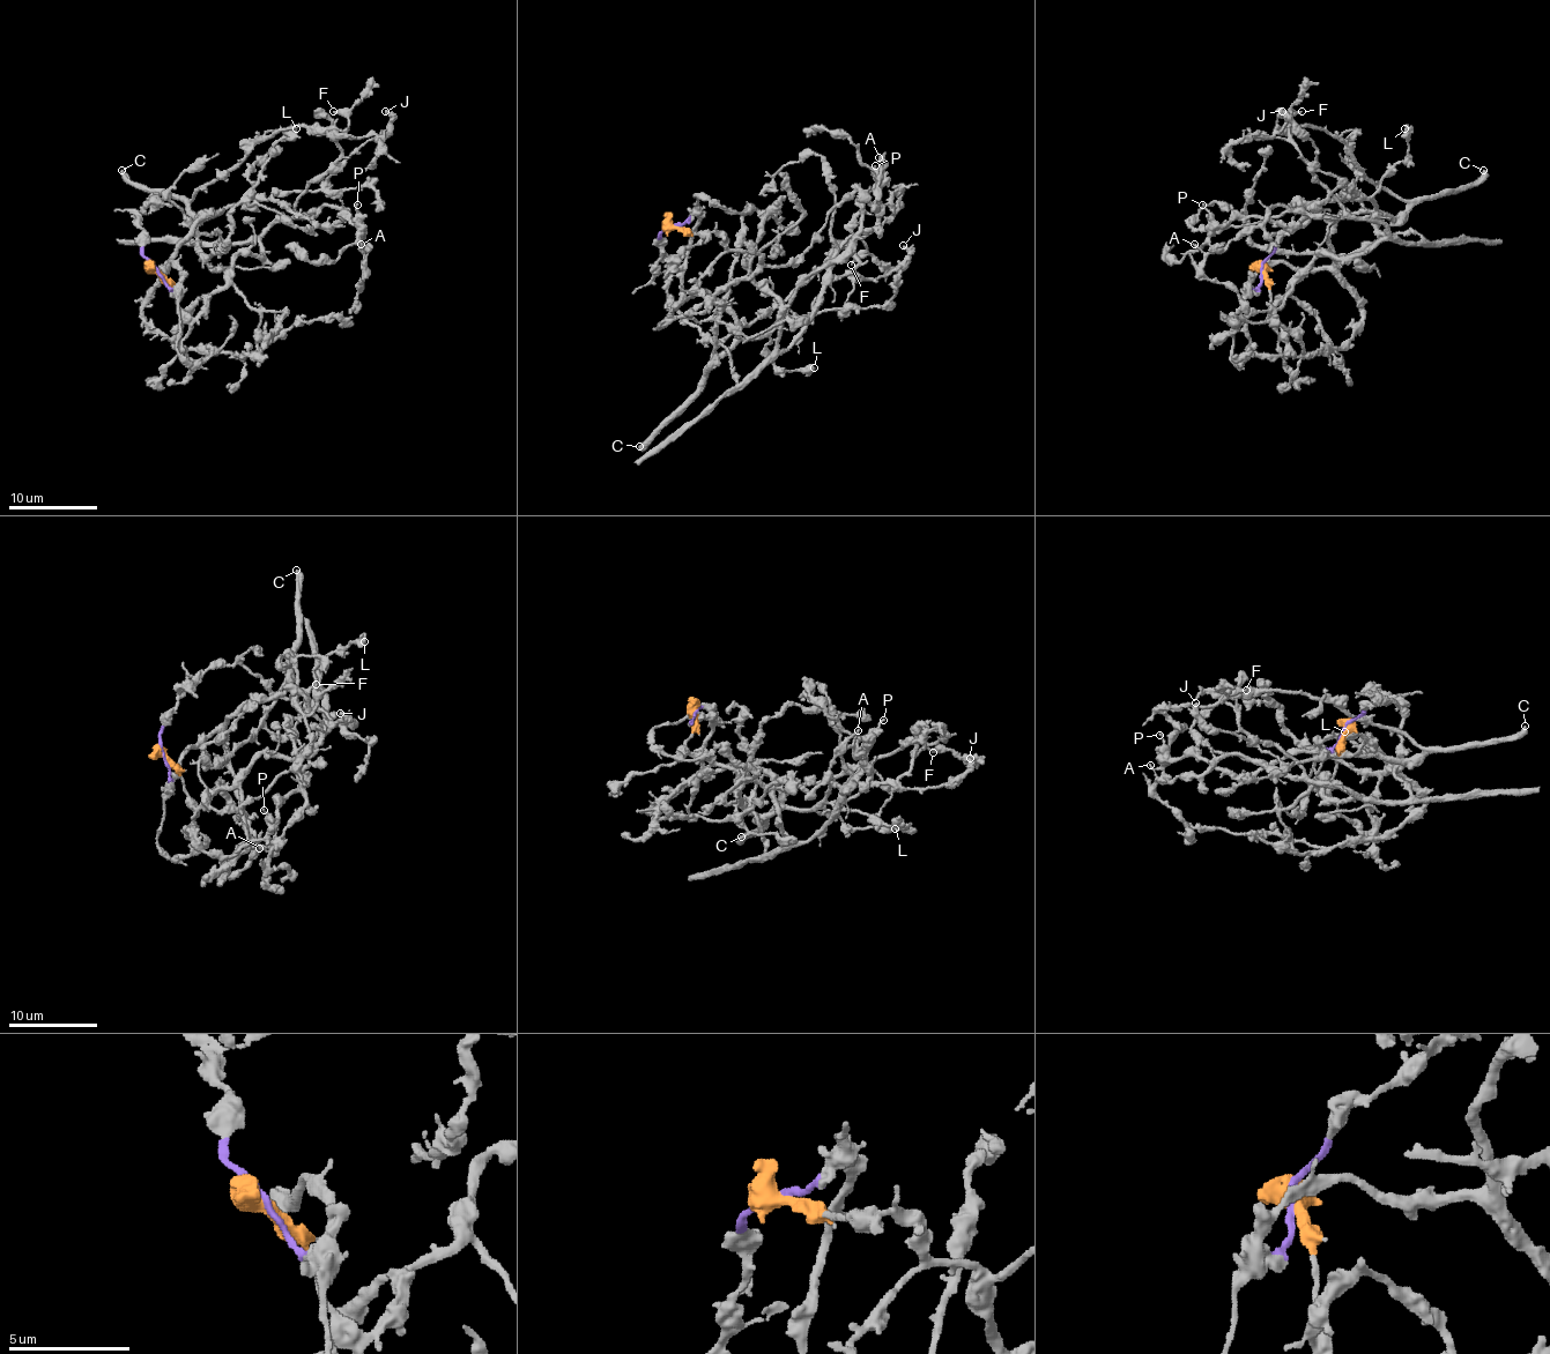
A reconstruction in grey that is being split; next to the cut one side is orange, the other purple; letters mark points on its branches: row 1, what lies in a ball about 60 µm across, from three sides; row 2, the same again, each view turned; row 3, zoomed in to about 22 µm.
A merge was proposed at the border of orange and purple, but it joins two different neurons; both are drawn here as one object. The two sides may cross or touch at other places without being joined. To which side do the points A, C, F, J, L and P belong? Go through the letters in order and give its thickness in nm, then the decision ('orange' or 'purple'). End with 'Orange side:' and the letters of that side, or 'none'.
A: 200 nm | orange
C: 440 nm | purple
F: 220 nm | purple
J: 360 nm | orange
L: 380 nm | purple
P: 180 nm | purple
Orange side: A, J

